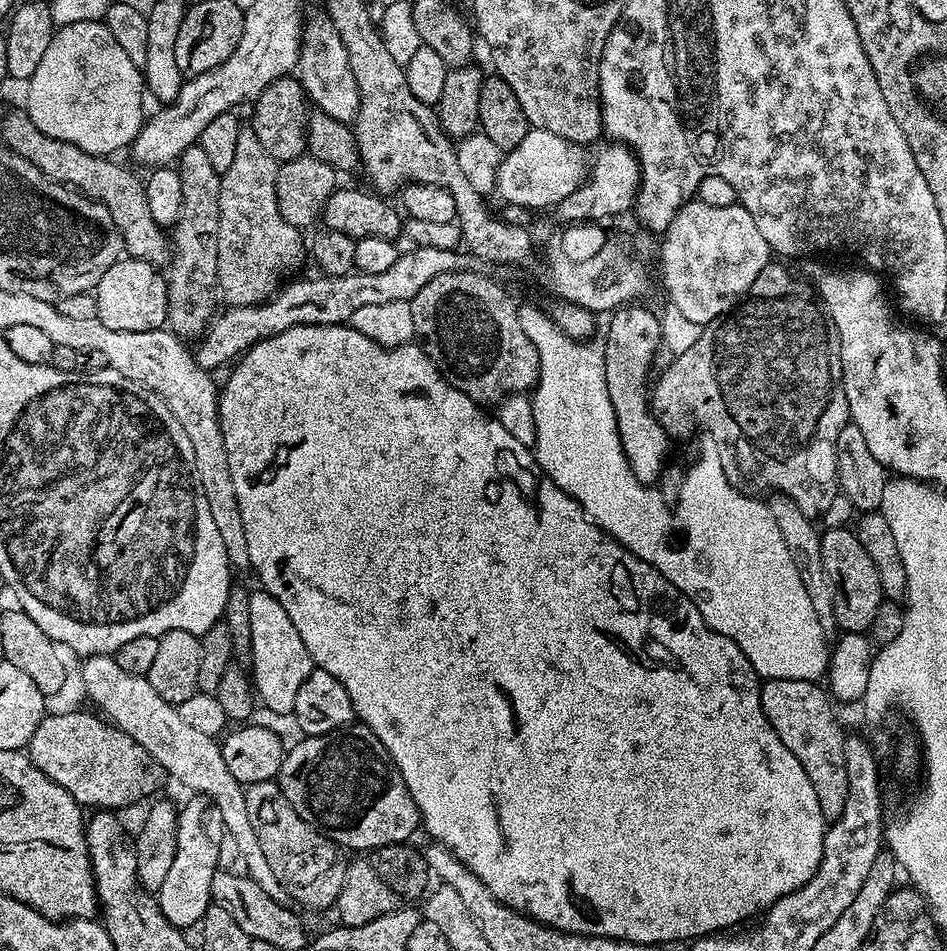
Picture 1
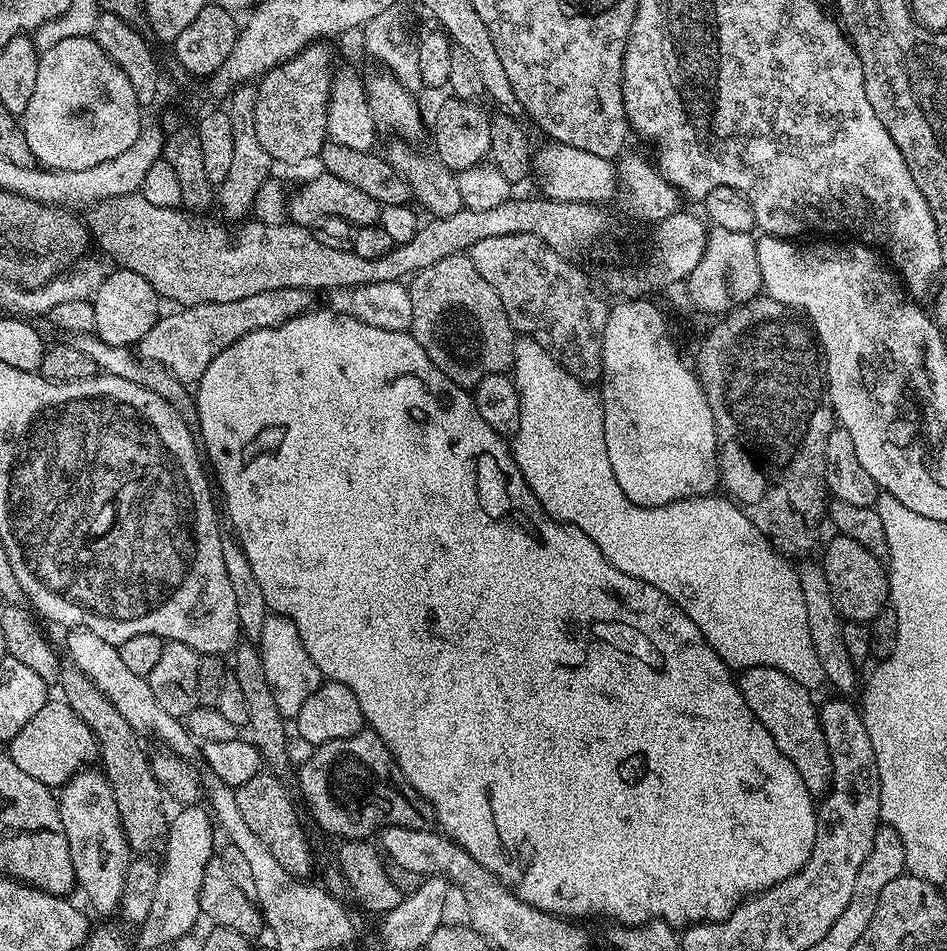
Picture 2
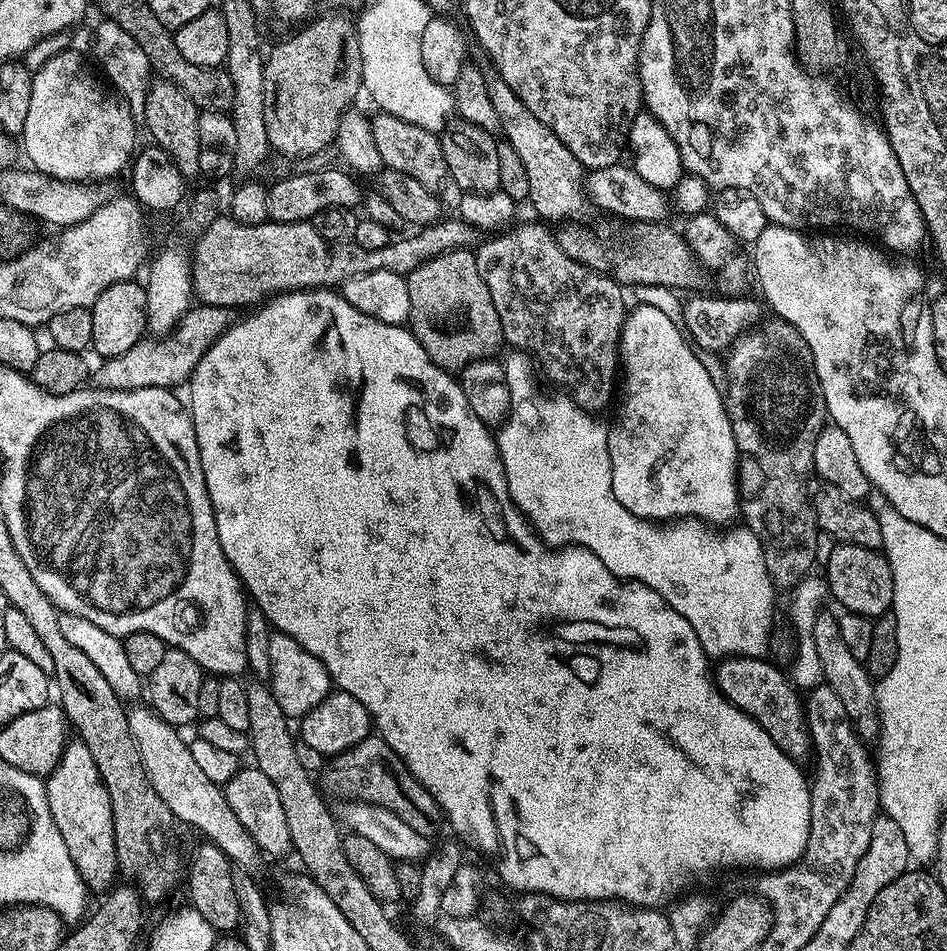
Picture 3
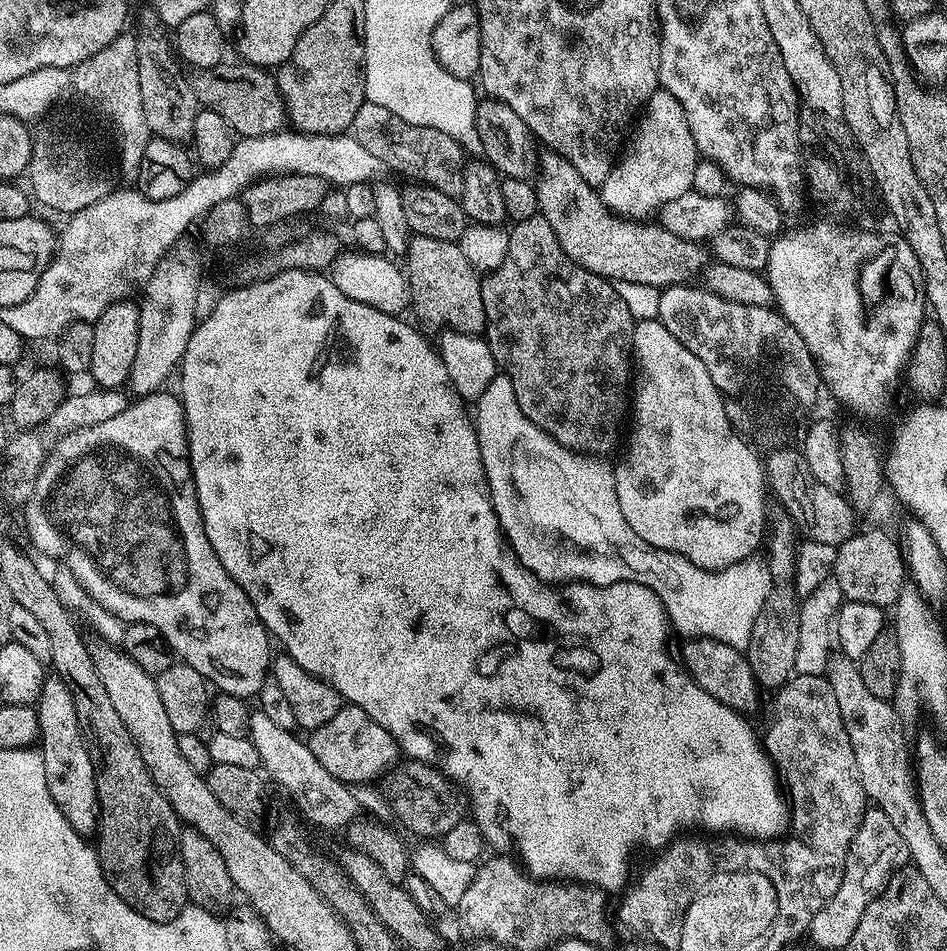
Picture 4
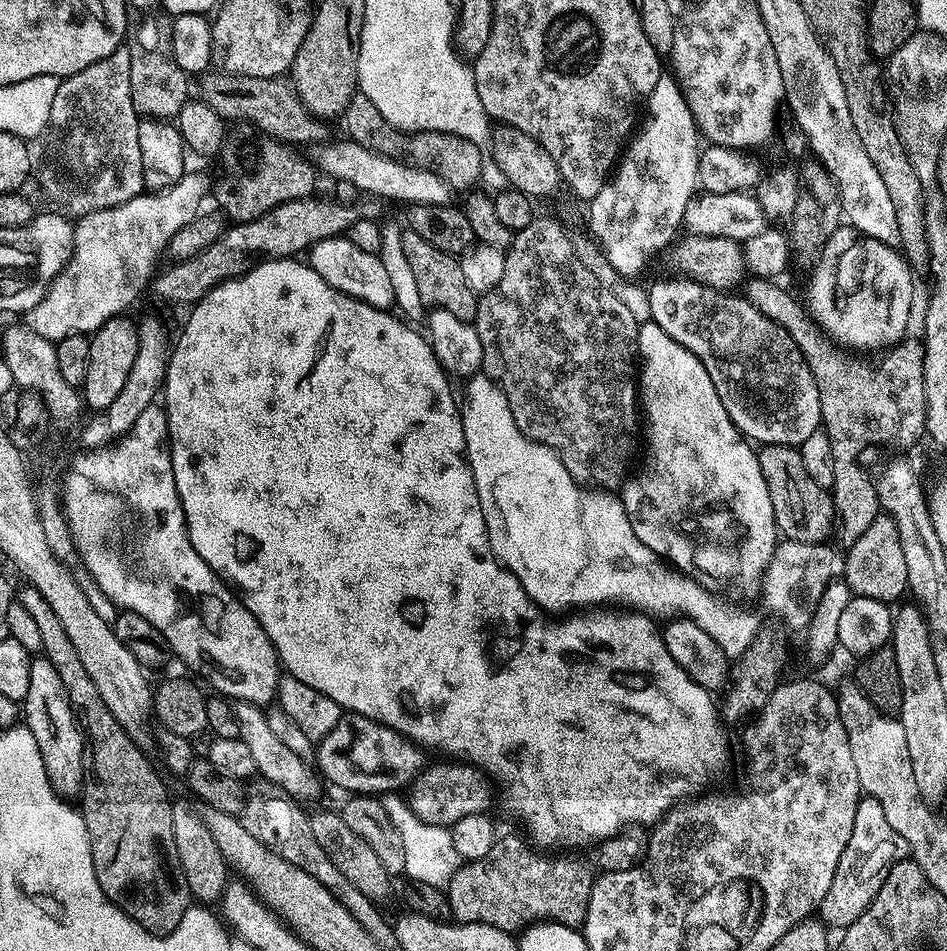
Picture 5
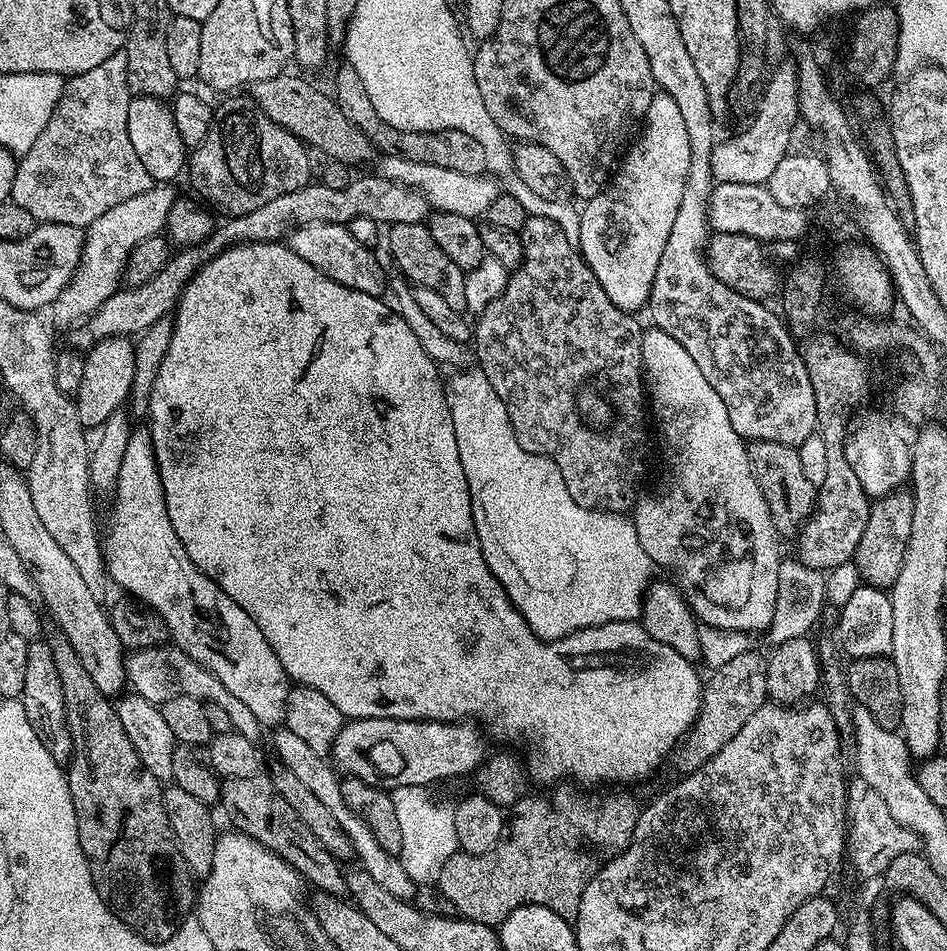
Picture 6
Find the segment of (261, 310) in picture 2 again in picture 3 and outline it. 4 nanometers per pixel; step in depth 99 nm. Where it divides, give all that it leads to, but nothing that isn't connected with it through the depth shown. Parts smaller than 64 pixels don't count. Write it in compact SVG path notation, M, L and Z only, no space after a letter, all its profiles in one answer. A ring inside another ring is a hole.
M200 304L192 306L172 333L165 338L159 340L151 340L145 338L140 343L130 346L130 350L126 350L126 354L118 354L110 356L99 361L100 365L95 365L94 371L91 373L90 380L97 388L105 388L106 390L142 390L143 388L170 388L175 389L176 384L180 384L191 377L192 371L196 366L202 354L206 354L206 350L228 328L230 323L230 312L227 308L215 308L209 304Z

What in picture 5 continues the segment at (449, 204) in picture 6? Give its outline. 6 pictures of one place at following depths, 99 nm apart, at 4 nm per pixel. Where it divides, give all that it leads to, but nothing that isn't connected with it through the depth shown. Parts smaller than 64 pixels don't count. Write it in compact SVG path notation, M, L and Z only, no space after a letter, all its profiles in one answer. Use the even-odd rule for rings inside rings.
M347 138L336 140L333 144L320 142L315 145L316 153L310 156L311 163L321 173L338 180L352 182L360 194L369 192L372 196L381 196L384 200L401 200L404 206L409 204L447 204L453 199L451 188L438 178L438 174L430 174L430 170L415 168L403 164L400 160L392 160L388 156L378 154L374 150L366 150L366 146L356 144Z

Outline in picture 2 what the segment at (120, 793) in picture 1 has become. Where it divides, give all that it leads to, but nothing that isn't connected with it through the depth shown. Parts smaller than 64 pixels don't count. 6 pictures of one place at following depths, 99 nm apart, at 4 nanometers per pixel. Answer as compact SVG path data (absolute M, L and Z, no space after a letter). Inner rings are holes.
M50 698L26 722L18 734L14 734L12 740L6 745L6 754L18 766L18 770L23 770L25 774L30 774L38 782L42 782L47 788L59 789L75 772L81 768L91 765L98 756L98 745L90 726L70 710L70 706L63 698Z

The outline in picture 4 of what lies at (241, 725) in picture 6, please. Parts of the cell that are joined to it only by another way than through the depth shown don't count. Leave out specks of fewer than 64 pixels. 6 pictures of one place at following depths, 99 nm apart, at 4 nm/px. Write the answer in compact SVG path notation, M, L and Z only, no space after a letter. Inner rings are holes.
M256 710L250 718L248 736L258 750L263 771L269 777L276 776L277 782L288 791L296 803L300 804L301 812L312 823L320 828L343 830L361 815L360 804L352 793L355 791L338 778L334 778L334 774L330 774L330 770L326 770L326 766L322 766L322 762L314 758L307 743L303 739L299 740L296 732L284 733L282 726L270 722L266 714Z

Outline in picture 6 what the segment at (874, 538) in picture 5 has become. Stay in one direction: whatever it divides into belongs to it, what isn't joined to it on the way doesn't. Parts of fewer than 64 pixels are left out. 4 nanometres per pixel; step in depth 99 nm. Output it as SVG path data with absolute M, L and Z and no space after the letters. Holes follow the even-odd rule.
M908 490L889 492L888 495L871 501L866 518L866 530L862 530L862 542L858 542L854 557L859 579L867 587L888 590L898 578L898 570L902 570L902 558L910 542L913 514L914 502L912 493Z

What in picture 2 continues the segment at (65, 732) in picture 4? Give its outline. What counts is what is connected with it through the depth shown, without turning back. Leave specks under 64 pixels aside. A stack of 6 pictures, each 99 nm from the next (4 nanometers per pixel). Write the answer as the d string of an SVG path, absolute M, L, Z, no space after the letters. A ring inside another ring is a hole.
M85 766L75 772L58 792L60 821L66 834L66 842L70 846L70 862L72 875L84 896L100 912L115 913L120 906L120 884L126 882L126 870L130 863L128 839L122 830L122 822L118 818L118 802L114 802L114 790L110 790L108 779L96 766Z

